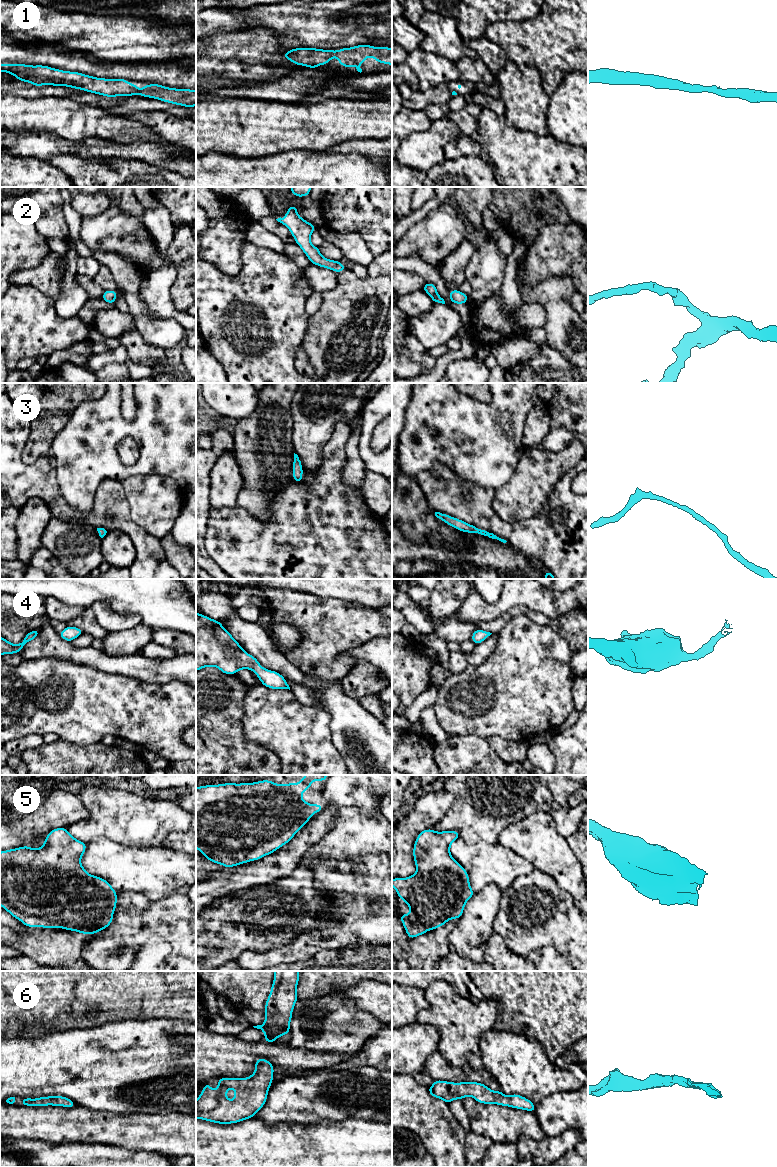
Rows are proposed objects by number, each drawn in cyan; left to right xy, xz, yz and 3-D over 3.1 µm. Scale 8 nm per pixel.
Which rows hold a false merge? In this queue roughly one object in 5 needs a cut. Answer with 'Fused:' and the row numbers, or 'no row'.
Fused: no row

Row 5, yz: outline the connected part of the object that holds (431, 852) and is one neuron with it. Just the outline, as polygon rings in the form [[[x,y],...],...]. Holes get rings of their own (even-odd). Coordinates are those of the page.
[[[423,830],[415,840],[413,857],[417,871],[410,877],[396,877],[392,886],[410,908],[409,914],[399,915],[407,936],[412,939],[443,926],[450,919],[459,919],[467,901],[474,895],[468,873],[450,853],[451,844],[460,837],[458,831]]]

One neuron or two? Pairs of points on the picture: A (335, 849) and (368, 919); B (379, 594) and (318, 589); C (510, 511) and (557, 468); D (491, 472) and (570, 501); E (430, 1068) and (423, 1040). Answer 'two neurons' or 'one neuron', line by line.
A: two neurons
B: one neuron
C: one neuron
D: two neurons
E: two neurons

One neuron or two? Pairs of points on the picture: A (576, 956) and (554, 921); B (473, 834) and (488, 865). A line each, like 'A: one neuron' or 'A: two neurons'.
A: one neuron
B: two neurons

